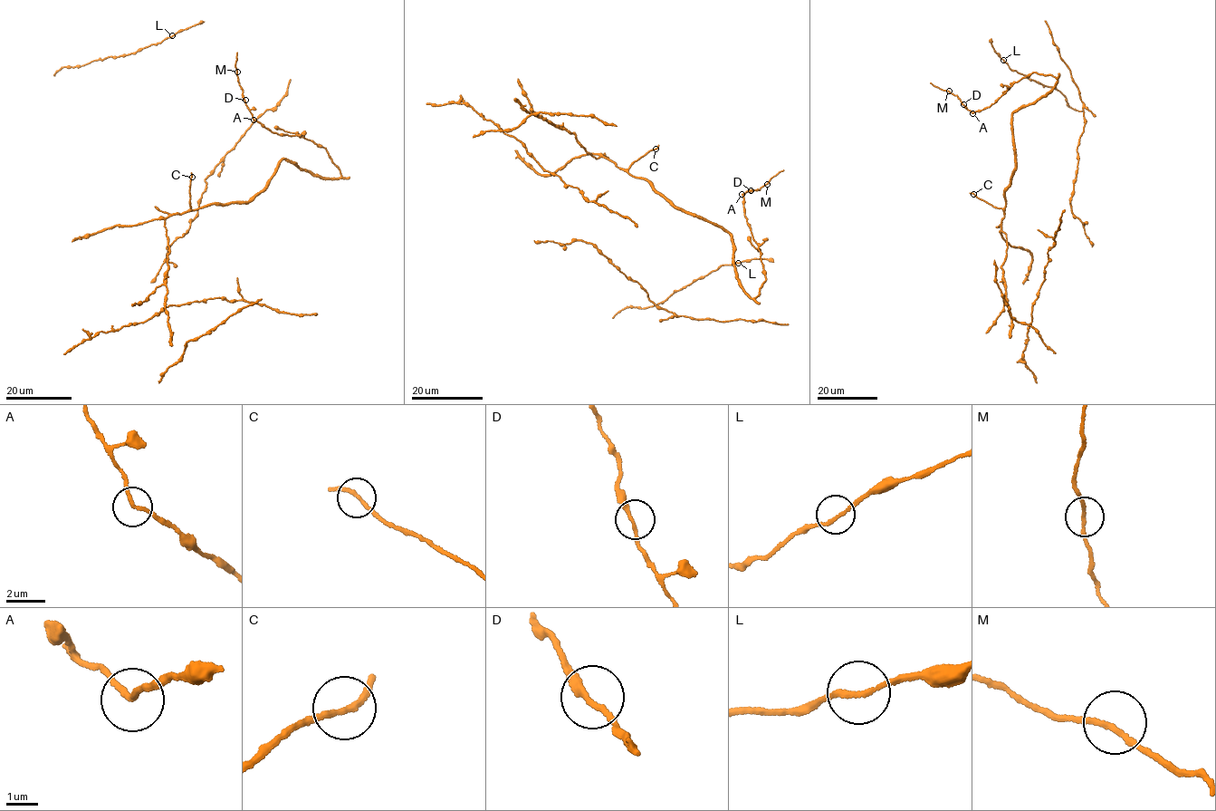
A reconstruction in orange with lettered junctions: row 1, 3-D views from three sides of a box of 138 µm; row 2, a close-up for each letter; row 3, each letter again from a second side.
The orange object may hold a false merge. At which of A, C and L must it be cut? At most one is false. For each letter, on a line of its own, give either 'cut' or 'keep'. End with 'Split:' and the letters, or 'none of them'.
A: cut
C: keep
L: keep
Split: A

